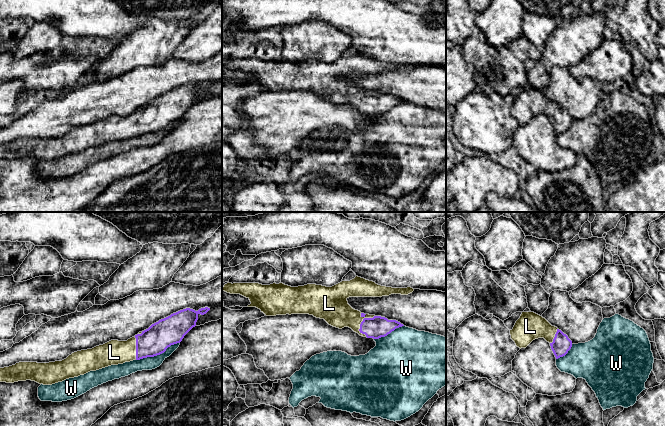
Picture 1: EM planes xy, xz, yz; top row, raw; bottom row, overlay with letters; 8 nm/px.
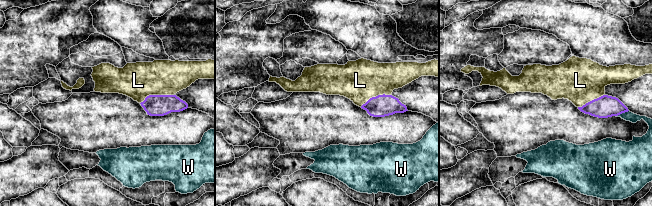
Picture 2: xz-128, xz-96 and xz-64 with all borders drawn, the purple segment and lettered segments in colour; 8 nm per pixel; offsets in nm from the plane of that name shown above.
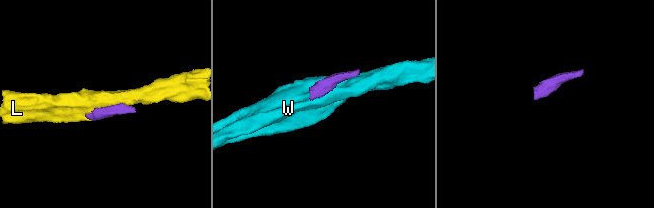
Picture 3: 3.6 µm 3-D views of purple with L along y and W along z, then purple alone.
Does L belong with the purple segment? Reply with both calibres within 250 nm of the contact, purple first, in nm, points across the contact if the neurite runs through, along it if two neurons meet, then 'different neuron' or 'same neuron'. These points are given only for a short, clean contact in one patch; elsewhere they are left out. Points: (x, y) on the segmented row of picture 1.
170 nm thick on the purple side, 240 nm on the other; same neuron

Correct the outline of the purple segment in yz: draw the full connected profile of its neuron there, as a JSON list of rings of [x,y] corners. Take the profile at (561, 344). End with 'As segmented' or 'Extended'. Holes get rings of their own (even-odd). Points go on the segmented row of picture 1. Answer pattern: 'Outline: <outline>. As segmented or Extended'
Outline: [[[522,312],[510,335],[520,349],[535,339],[544,338],[550,343],[556,359],[565,356],[572,347],[572,341],[566,334],[534,312]]]. Extended

